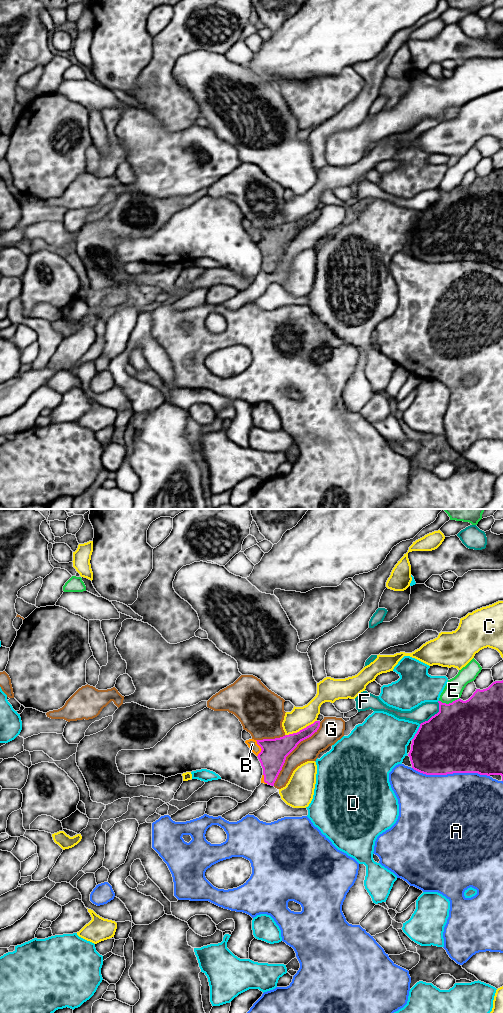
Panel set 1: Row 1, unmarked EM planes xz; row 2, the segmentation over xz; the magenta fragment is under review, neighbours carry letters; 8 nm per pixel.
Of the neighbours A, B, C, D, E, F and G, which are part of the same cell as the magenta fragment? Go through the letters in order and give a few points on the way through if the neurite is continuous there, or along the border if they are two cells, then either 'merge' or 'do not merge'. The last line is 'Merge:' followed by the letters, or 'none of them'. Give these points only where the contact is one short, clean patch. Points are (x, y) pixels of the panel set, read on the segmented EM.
A: do not merge
B: across xz (272, 757), (261, 748), (252, 744) | merge
C: do not merge
D: do not merge
E: do not merge
F: do not merge
G: do not merge
Merge: B

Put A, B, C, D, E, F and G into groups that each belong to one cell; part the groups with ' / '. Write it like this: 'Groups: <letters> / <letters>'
Groups: A / B / C / D / E / F / G

